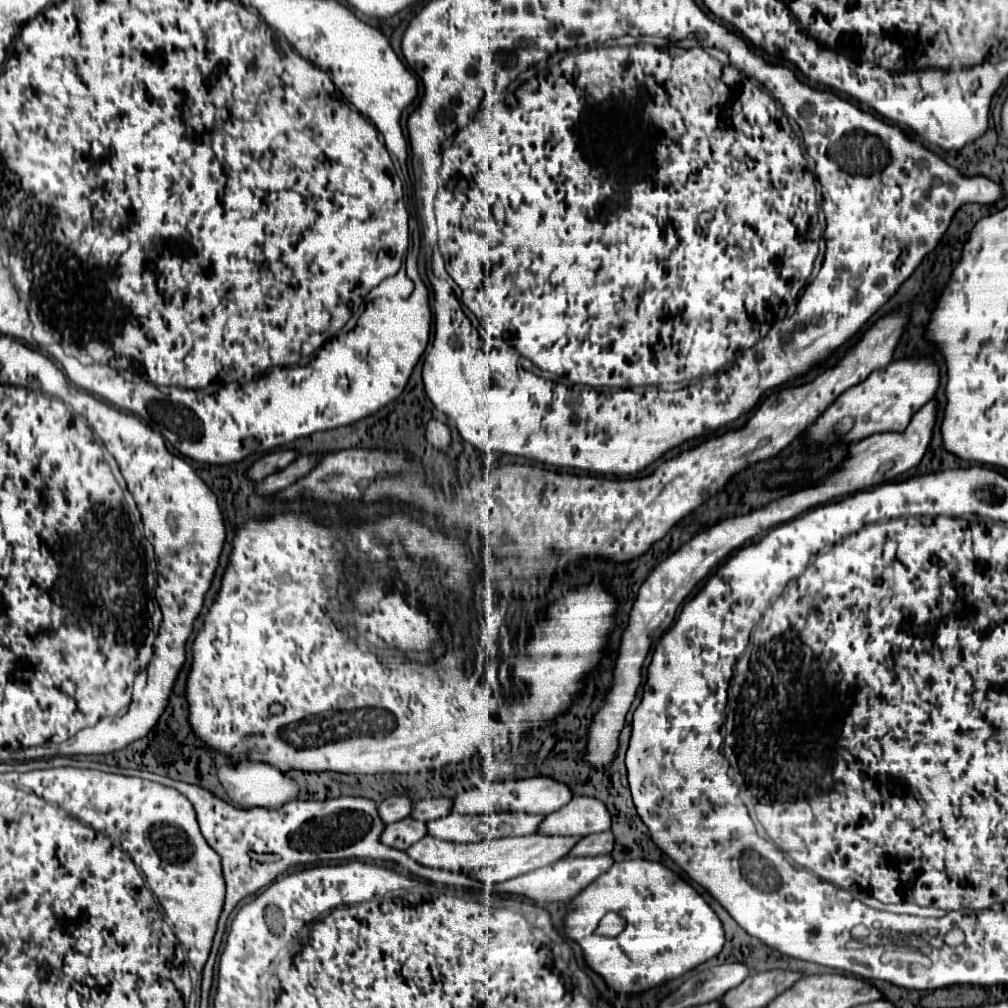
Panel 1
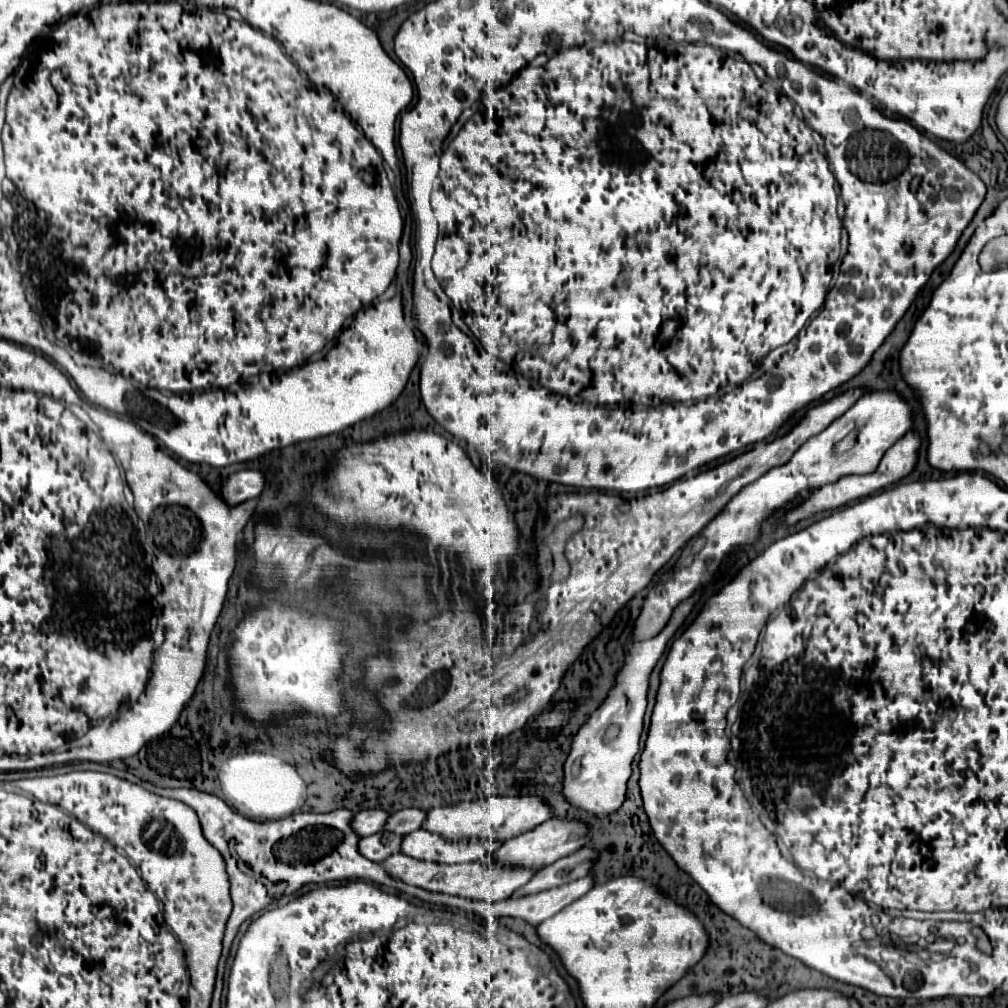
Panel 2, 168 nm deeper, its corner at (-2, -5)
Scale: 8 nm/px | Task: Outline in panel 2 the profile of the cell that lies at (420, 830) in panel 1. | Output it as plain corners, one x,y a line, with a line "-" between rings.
374,833
368,837
362,837
358,841
358,851
362,857
380,863
382,859
390,857
392,853
398,851
398,839
400,835
386,835
386,833

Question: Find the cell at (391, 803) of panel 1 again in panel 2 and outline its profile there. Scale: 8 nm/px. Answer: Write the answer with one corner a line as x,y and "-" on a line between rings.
366,809
366,811
358,811
354,813
350,827
358,837
366,837
366,835
374,835
378,831
382,831
382,823
386,823
386,817
390,813
382,811
382,809

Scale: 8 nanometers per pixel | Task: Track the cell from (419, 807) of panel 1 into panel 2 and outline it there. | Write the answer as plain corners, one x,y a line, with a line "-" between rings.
402,809
402,811
392,813
392,815
386,819
386,825
384,825
382,831
396,833
396,835
402,835
402,837
404,837
404,835
420,829
424,817
426,817
426,813
420,811
420,809

